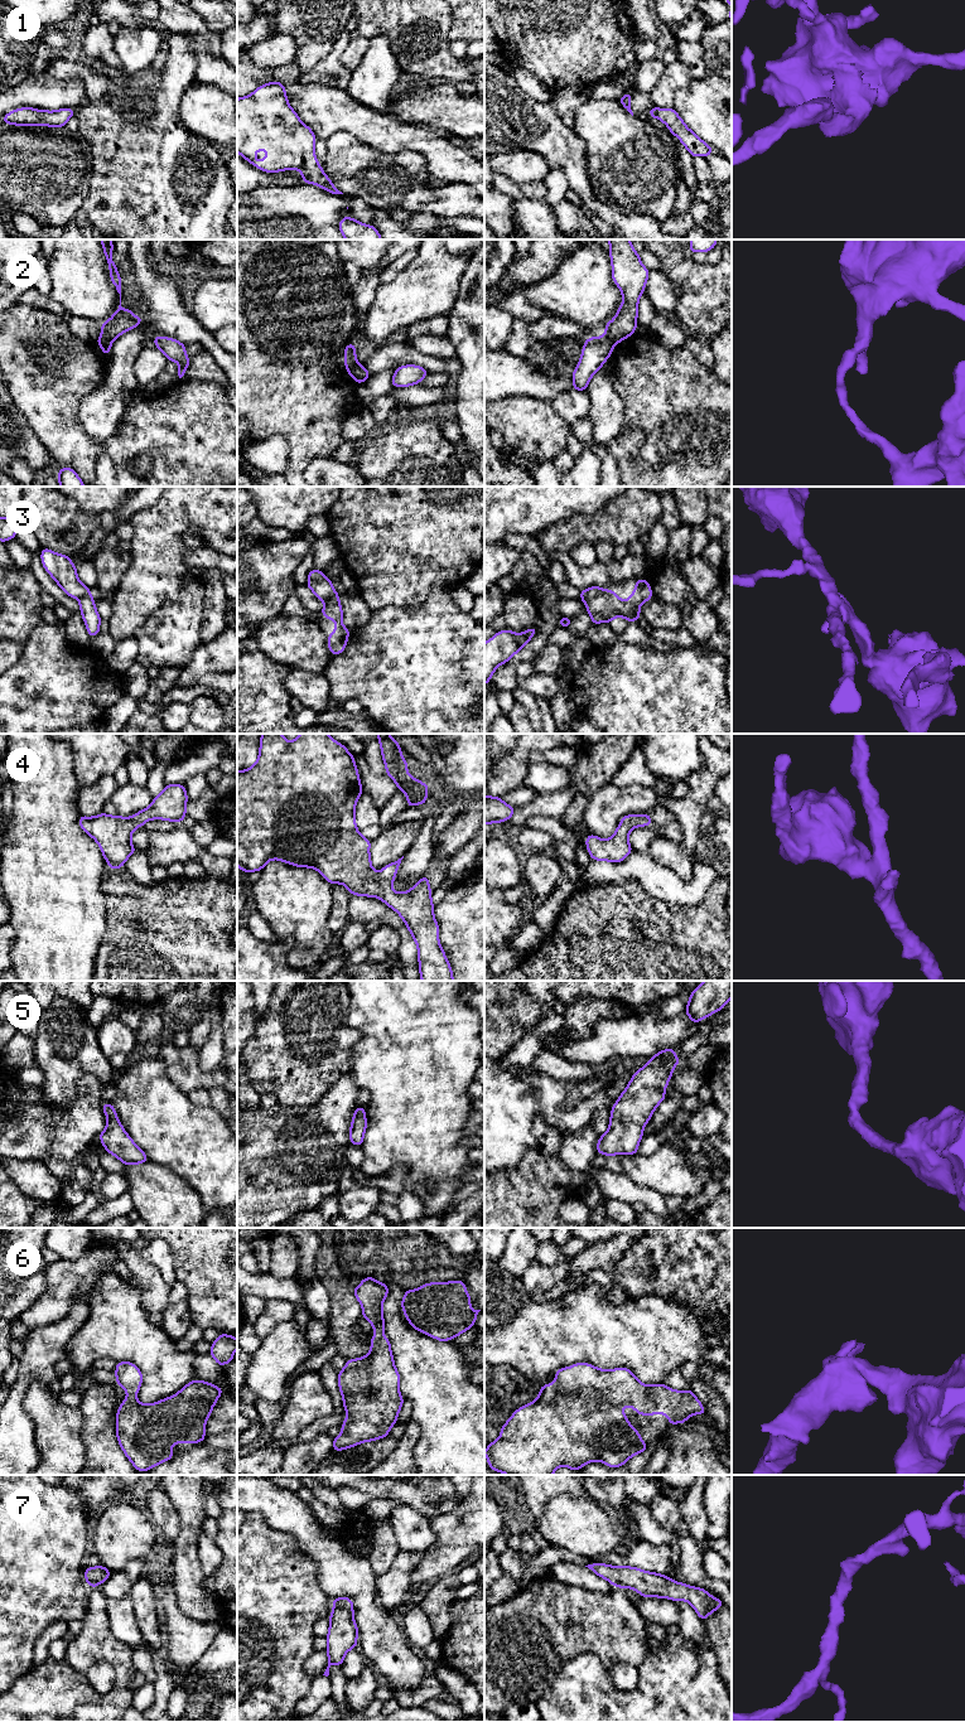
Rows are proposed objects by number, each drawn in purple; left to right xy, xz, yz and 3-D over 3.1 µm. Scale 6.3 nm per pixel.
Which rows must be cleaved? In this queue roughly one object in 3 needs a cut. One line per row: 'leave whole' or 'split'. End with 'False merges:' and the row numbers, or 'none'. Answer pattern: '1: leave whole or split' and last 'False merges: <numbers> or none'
1: leave whole
2: split
3: split
4: leave whole
5: leave whole
6: leave whole
7: leave whole
False merges: 2, 3

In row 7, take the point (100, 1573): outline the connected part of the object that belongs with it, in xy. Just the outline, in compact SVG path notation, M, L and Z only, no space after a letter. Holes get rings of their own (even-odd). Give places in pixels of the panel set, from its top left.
M101 1566L85 1568L85 1578L90 1587L97 1587L110 1577L111 1572Z

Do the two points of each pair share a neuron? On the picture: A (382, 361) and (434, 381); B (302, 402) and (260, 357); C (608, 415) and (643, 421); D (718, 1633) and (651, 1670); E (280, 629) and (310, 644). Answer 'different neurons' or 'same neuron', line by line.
A: different neurons
B: same neuron
C: different neurons
D: different neurons
E: same neuron

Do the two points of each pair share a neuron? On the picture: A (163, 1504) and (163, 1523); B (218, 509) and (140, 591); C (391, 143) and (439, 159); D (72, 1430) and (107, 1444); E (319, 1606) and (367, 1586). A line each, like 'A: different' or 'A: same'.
A: same
B: same
C: same
D: different
E: different

